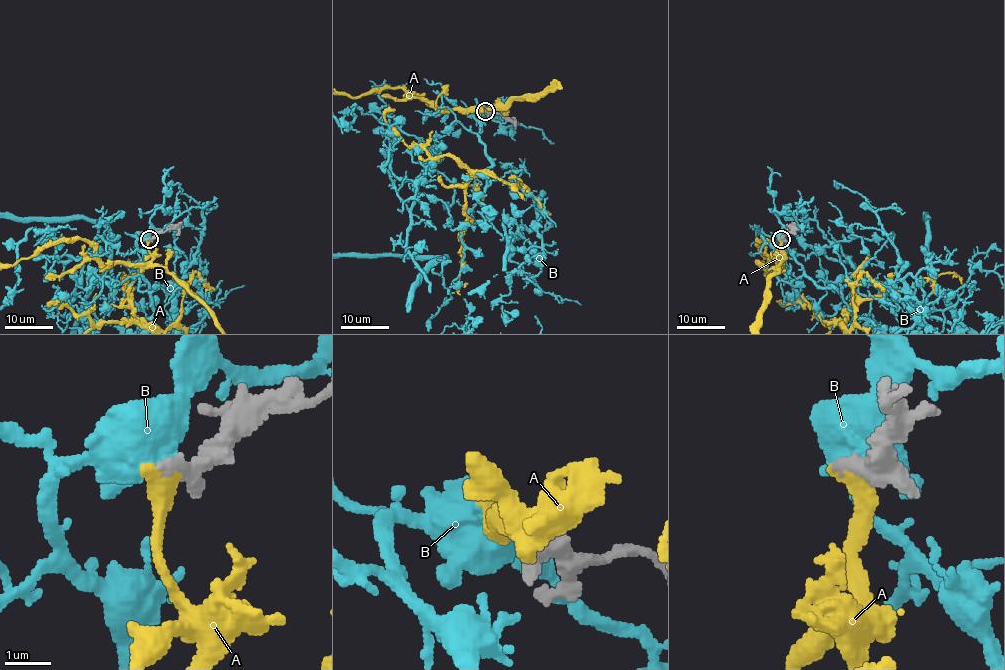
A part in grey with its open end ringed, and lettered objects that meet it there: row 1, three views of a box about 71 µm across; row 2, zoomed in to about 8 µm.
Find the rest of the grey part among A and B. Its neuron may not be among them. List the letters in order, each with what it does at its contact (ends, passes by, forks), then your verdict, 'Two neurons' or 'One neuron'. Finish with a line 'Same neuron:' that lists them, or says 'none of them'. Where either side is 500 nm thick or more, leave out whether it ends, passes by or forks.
A: One neuron
B: Two neurons
Same neuron: A

